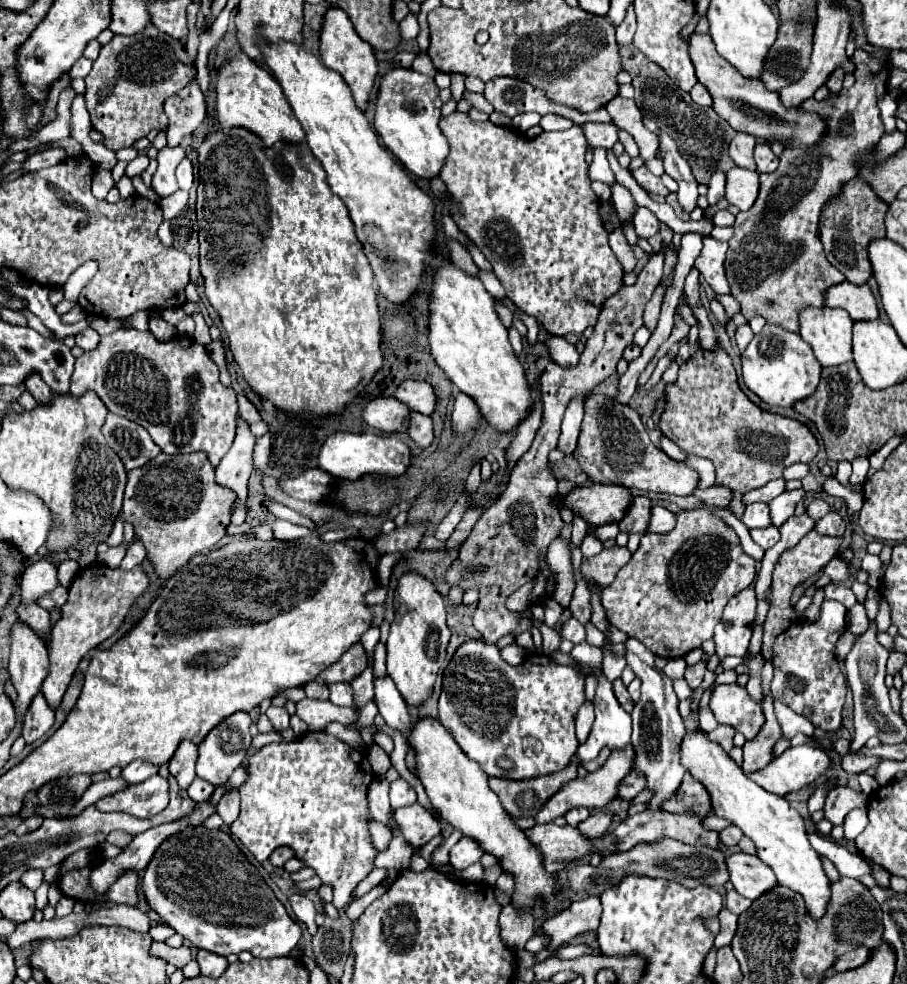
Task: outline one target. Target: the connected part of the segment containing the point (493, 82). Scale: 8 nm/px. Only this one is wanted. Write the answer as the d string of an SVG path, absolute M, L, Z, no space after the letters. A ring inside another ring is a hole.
M494 77L486 83L484 89L486 101L494 107L498 113L506 113L508 117L514 117L518 113L526 111L536 111L540 115L548 113L558 113L562 117L568 117L576 123L586 123L586 121L596 121L596 123L612 123L606 109L598 109L586 115L580 115L578 111L570 111L568 107L558 107L556 103L550 103L542 91L532 87L526 81L514 79L514 77Z

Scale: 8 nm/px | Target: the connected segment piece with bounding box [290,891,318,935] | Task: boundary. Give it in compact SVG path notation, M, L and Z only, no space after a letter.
M296 891L292 897L290 897L290 903L292 903L292 909L294 909L294 915L296 919L304 921L308 925L308 931L311 935L315 935L318 931L318 926L314 923L314 917L316 917L316 907L314 907L314 901L308 899L302 891Z

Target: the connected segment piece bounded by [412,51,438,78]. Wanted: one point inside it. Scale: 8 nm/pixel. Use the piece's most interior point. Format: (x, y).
(422, 63)

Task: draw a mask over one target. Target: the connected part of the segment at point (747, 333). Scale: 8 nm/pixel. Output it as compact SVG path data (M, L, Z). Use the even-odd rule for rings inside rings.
M748 323L742 325L742 327L738 327L738 331L736 331L736 343L738 343L740 351L746 349L746 345L752 341L752 337L754 337L754 333L752 333L752 329L750 329Z

